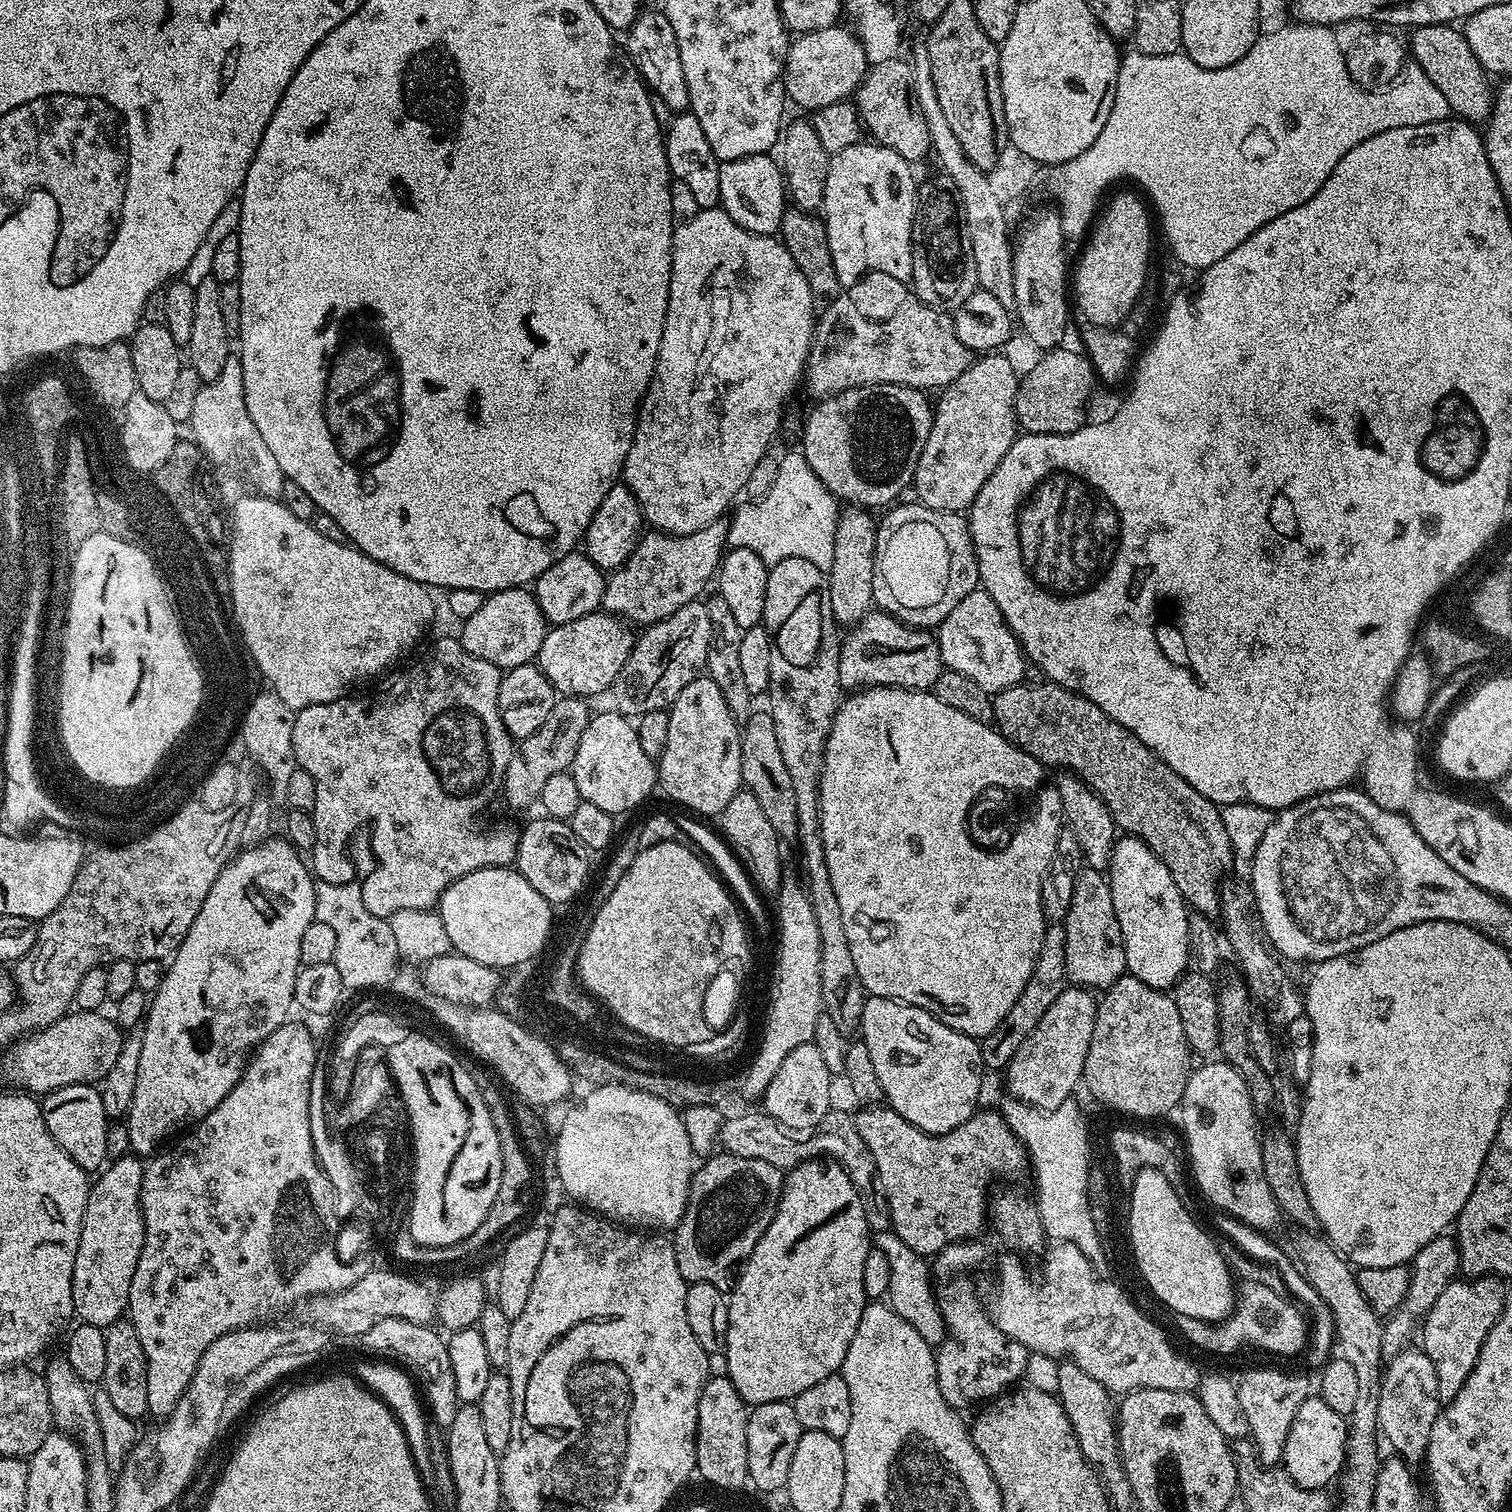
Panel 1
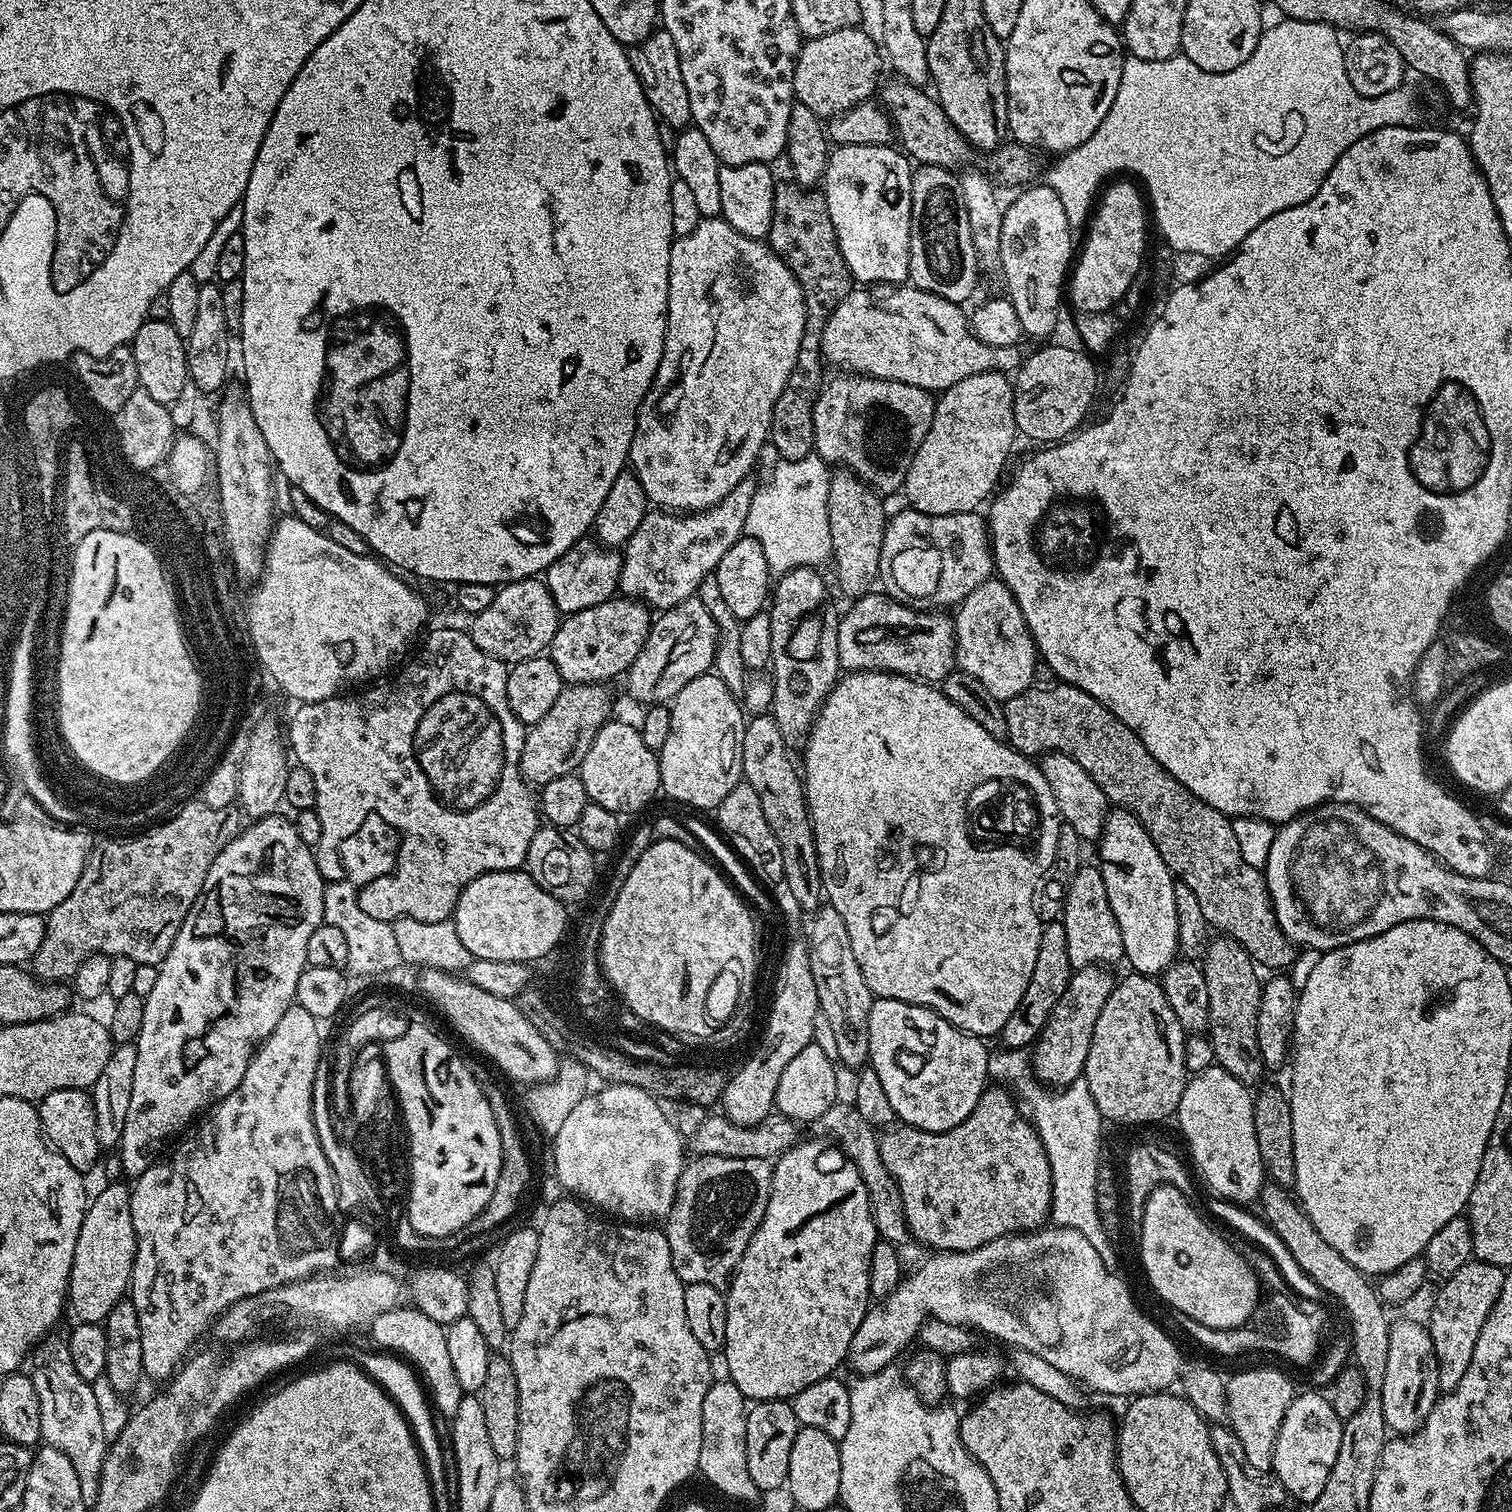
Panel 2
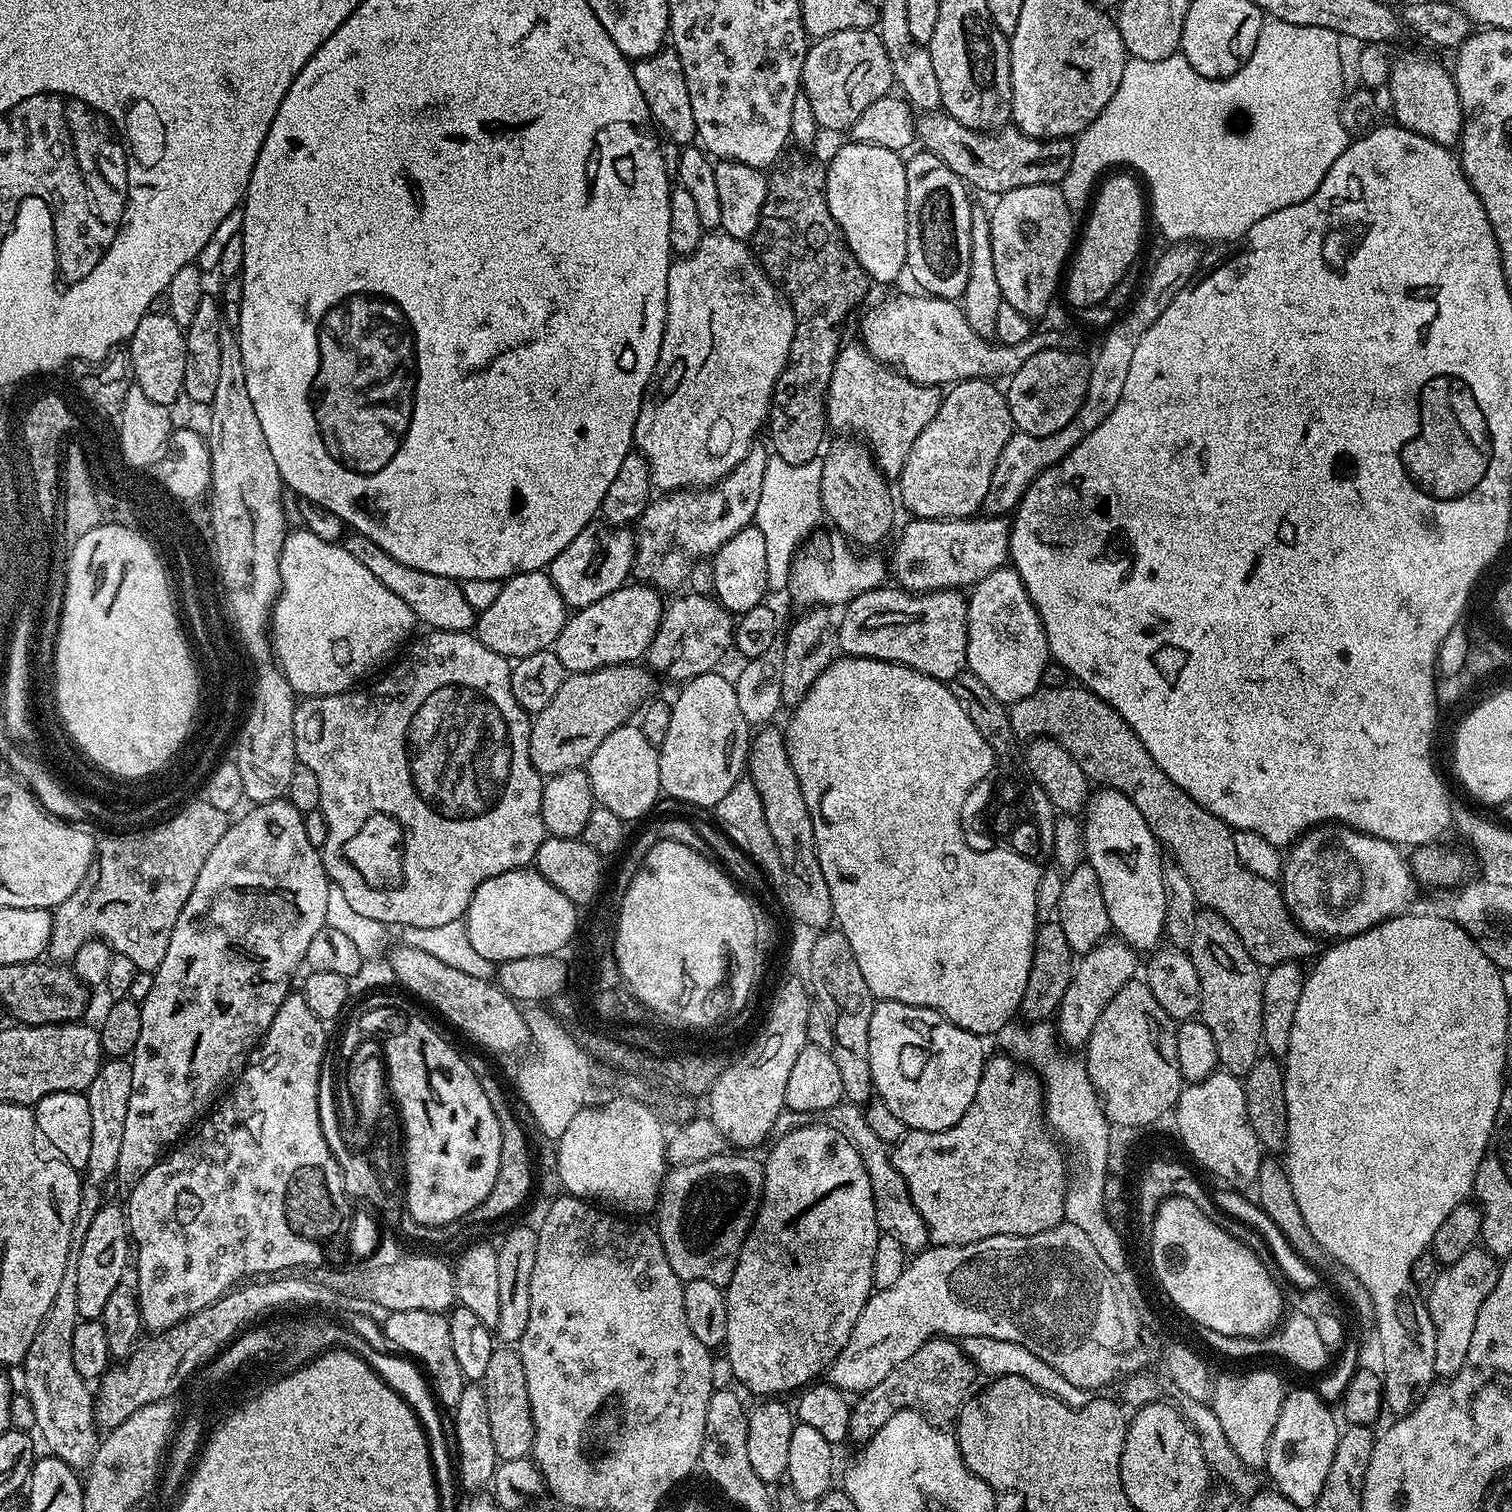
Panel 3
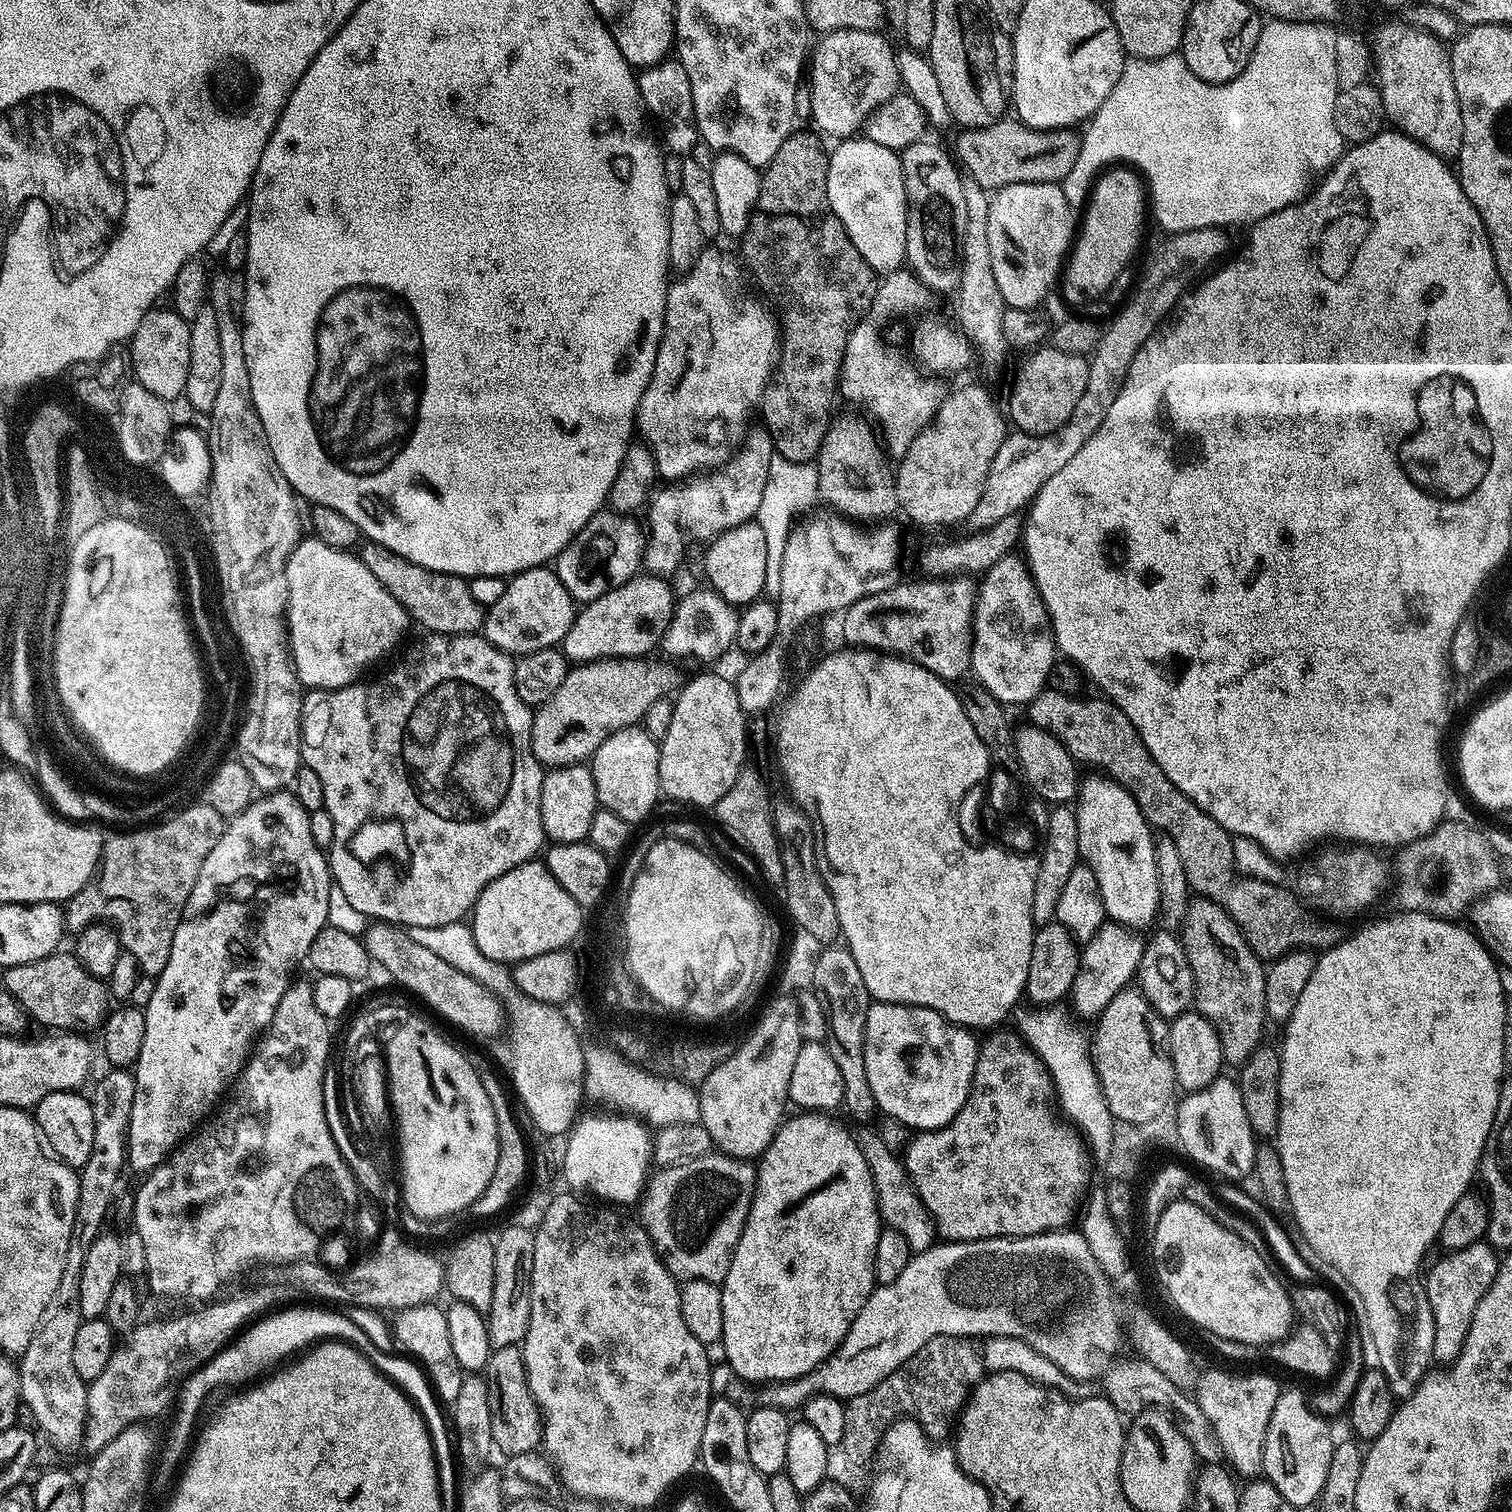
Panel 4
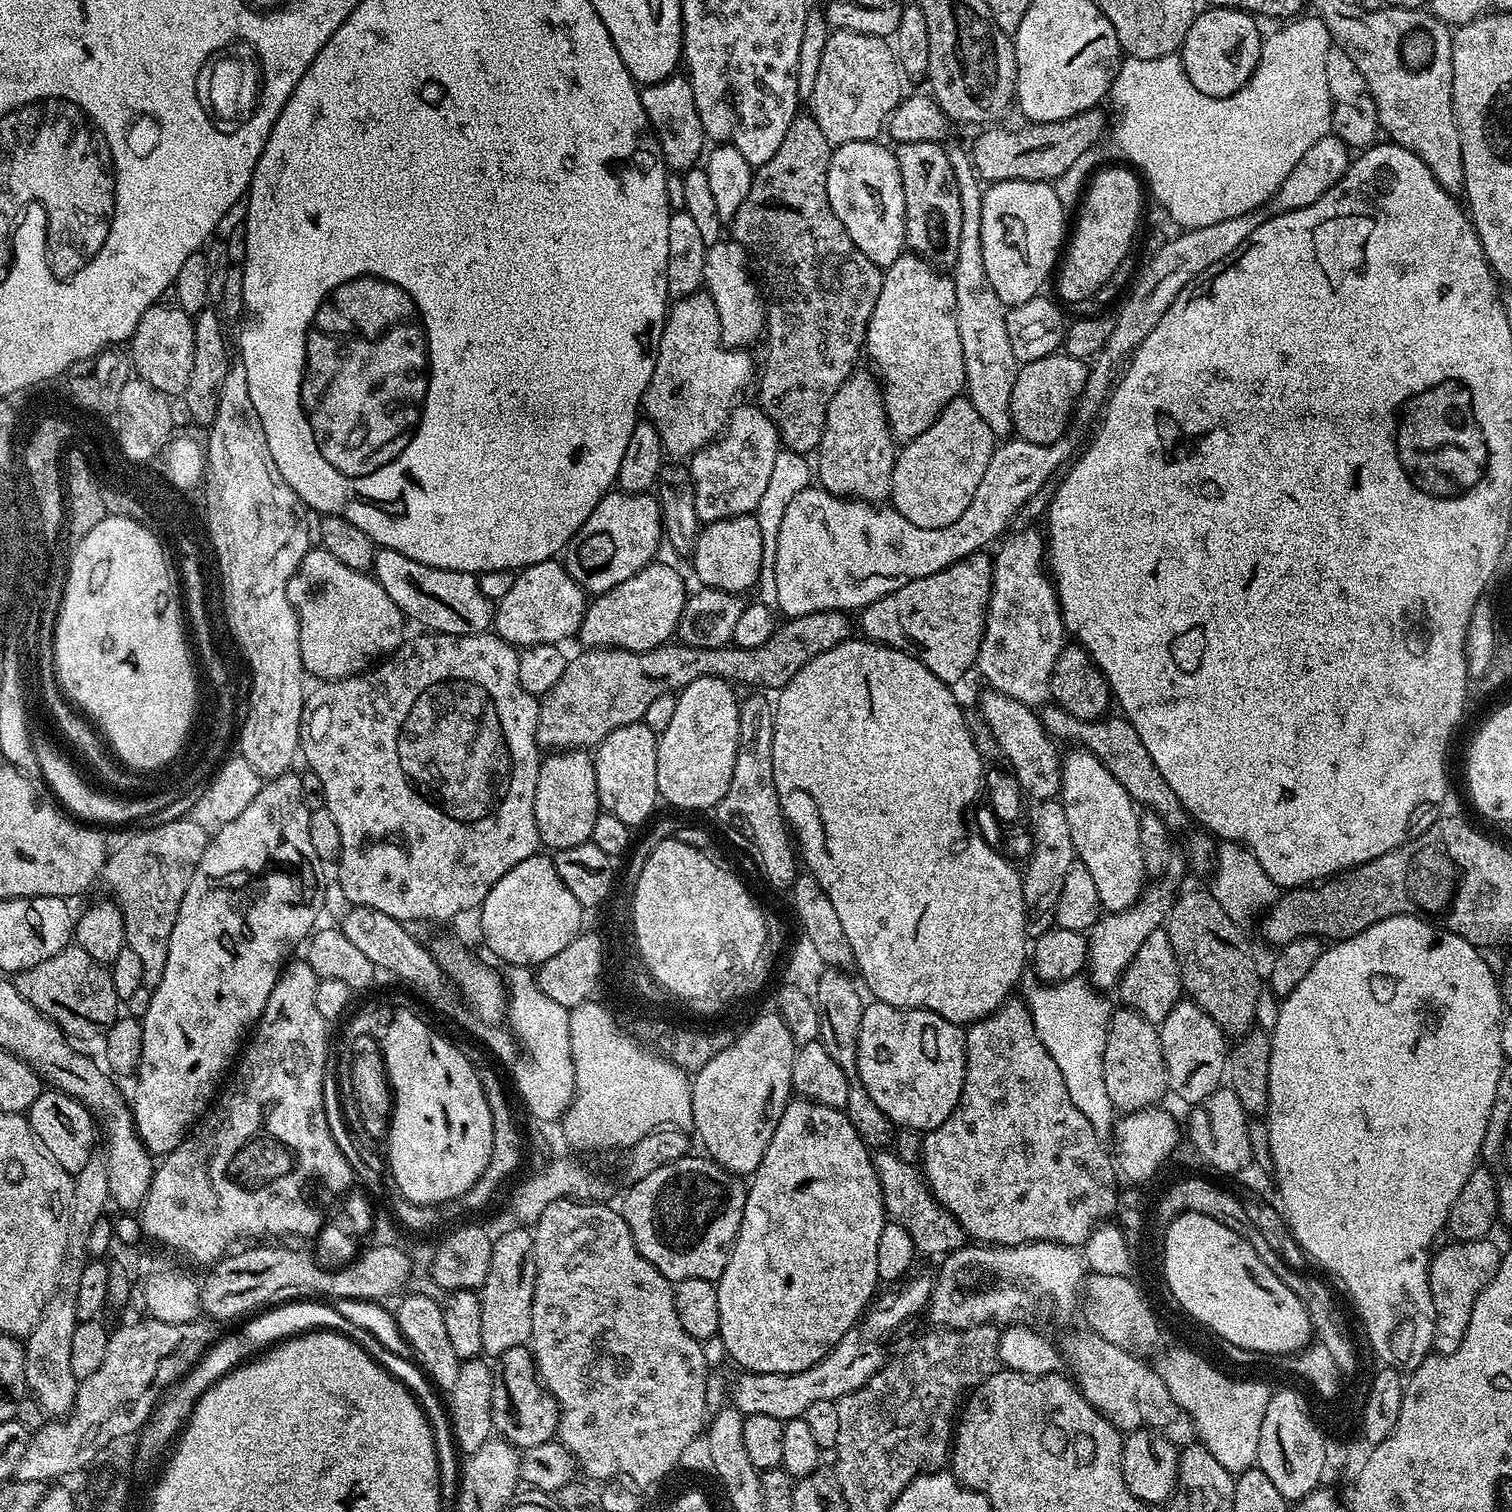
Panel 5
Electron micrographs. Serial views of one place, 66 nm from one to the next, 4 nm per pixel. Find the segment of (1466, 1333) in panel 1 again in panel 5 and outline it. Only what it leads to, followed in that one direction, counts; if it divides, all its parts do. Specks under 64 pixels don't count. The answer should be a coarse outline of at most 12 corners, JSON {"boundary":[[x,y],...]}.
{"boundary":[[1492,1238],[1457,1240],[1431,1257],[1432,1347],[1454,1354],[1478,1294],[1494,1279]]}

